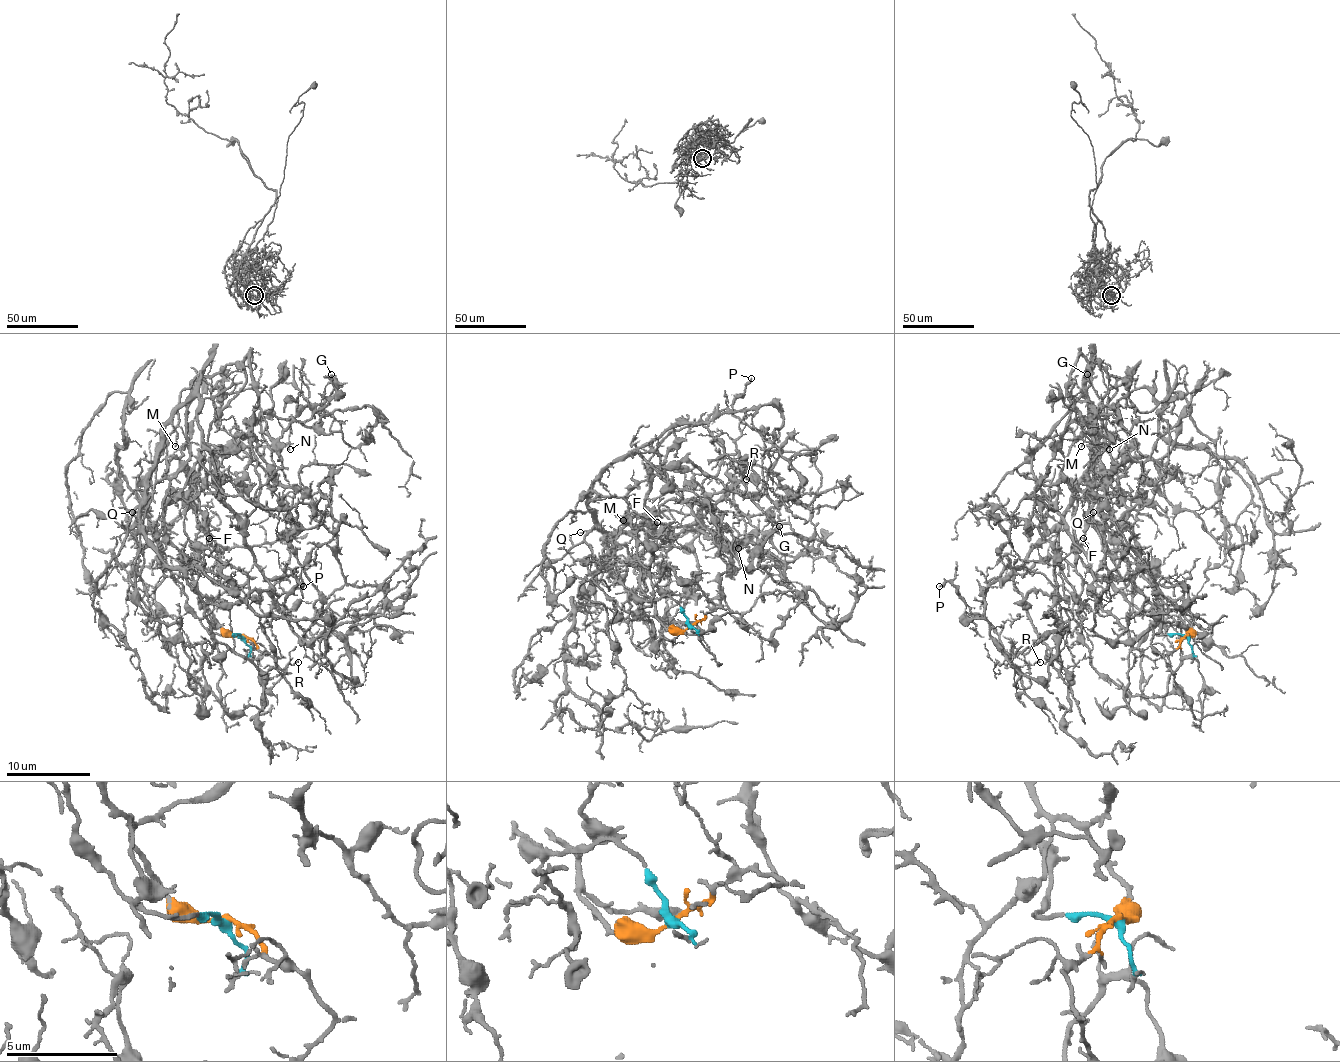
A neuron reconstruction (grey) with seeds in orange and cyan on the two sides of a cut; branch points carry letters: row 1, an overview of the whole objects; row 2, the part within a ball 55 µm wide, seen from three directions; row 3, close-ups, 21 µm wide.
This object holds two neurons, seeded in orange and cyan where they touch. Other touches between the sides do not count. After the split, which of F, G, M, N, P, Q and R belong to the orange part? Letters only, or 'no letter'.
M, P, Q, R

